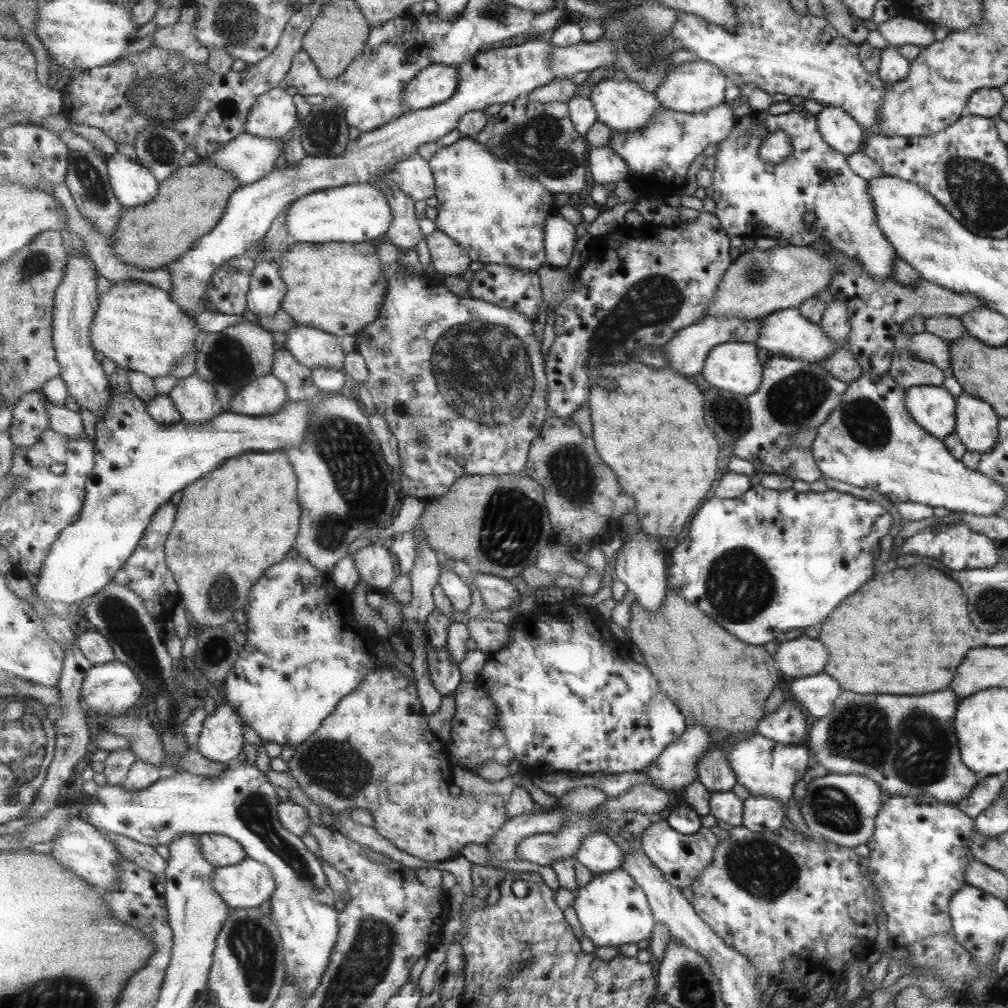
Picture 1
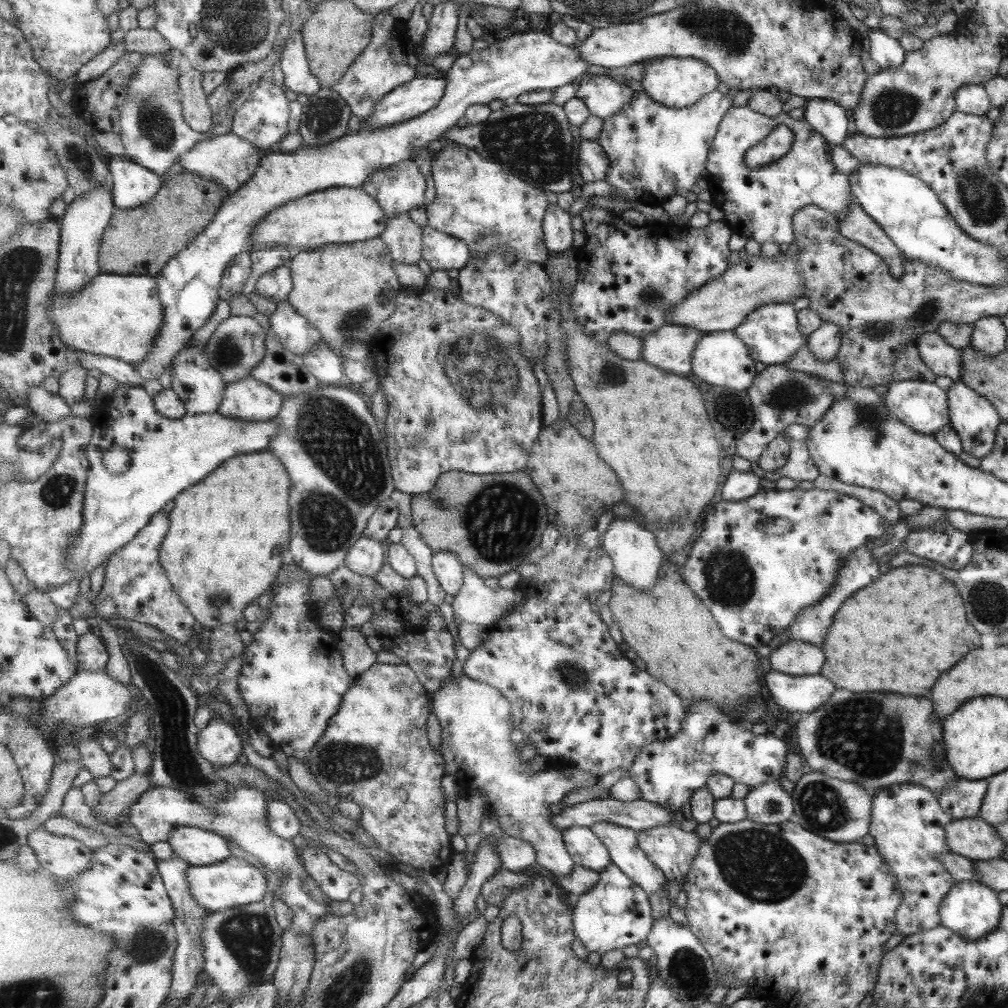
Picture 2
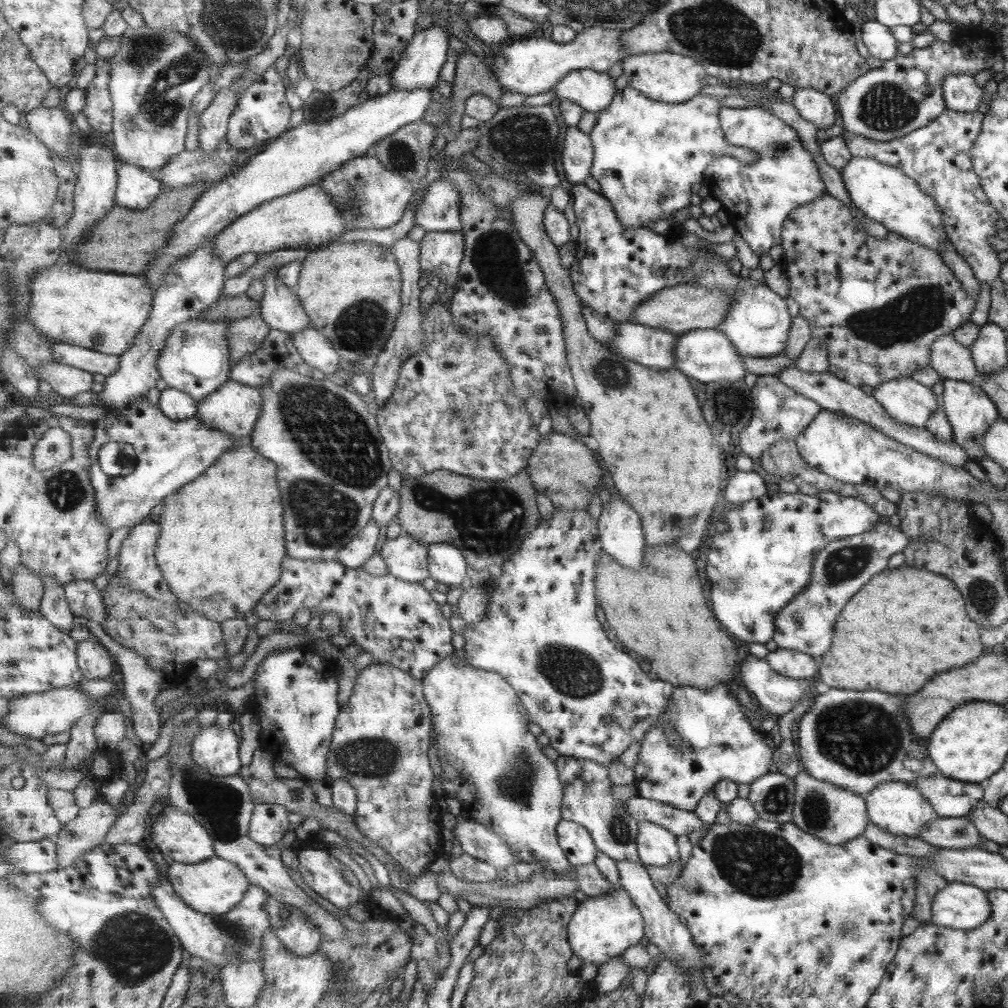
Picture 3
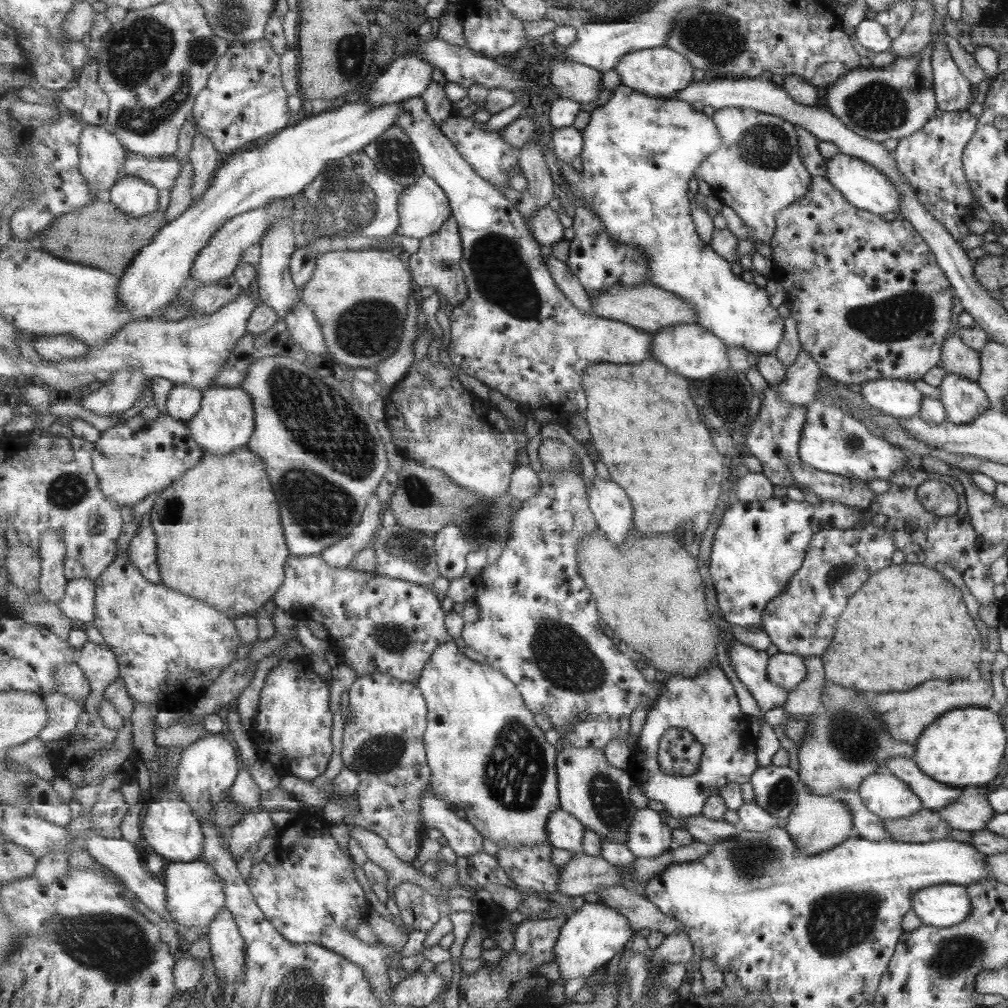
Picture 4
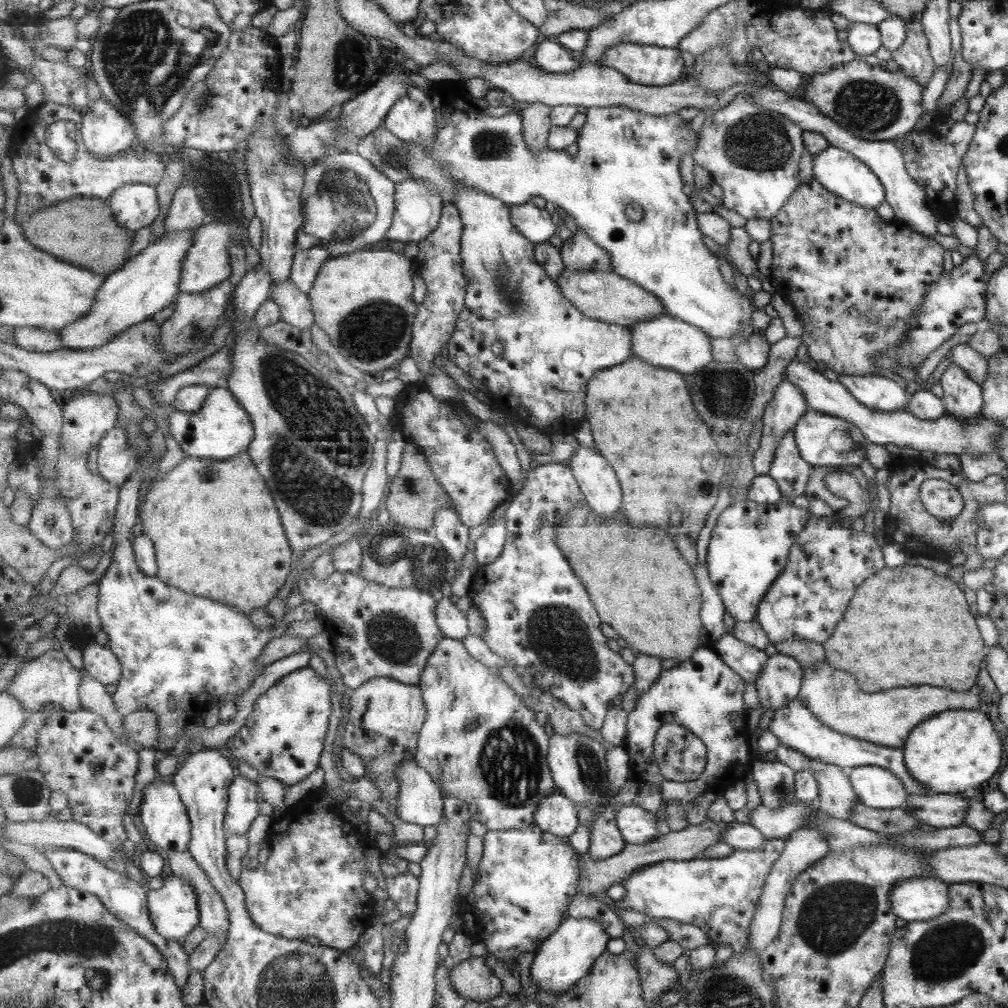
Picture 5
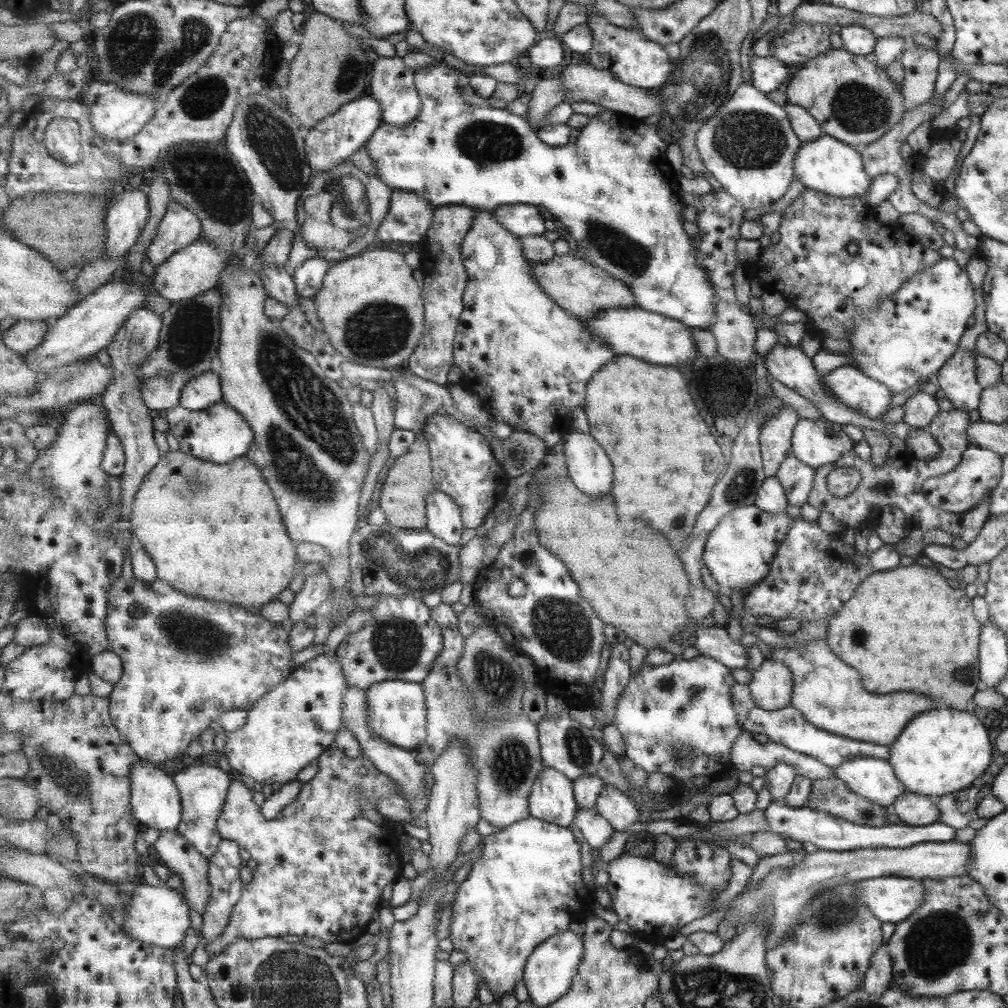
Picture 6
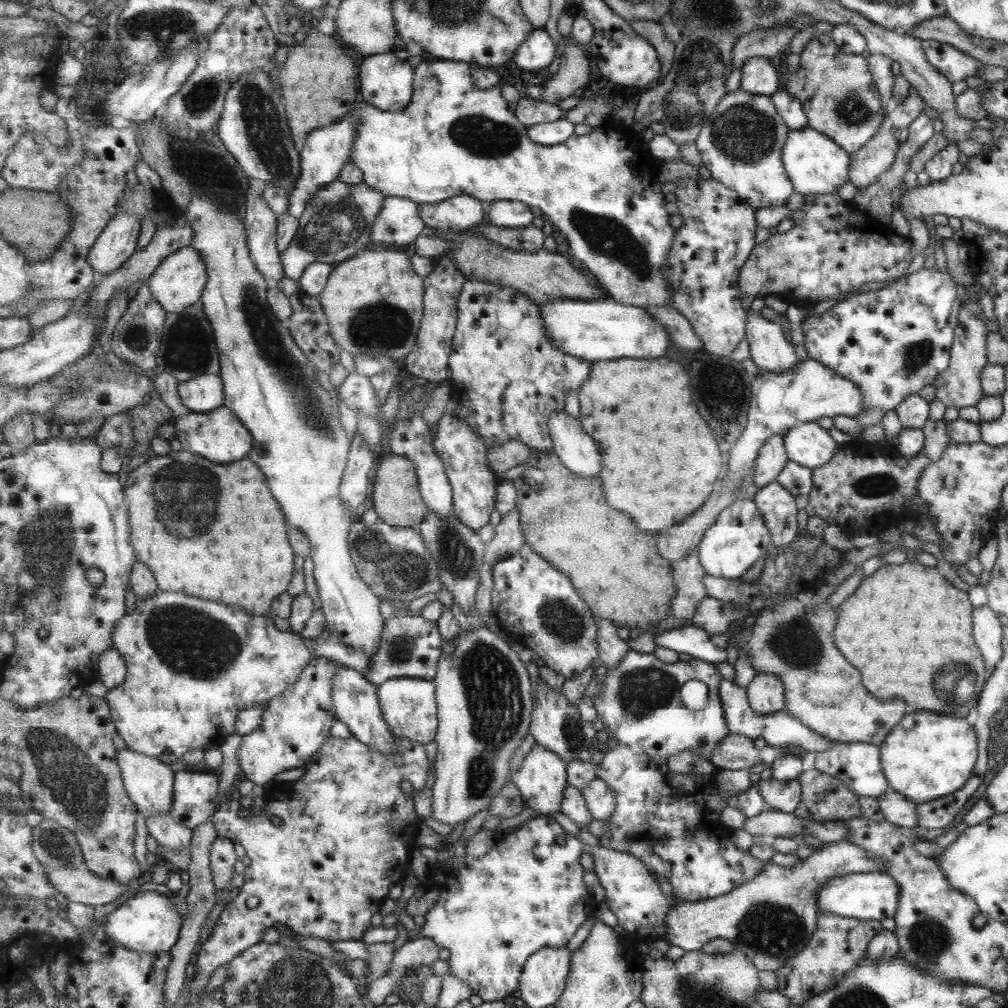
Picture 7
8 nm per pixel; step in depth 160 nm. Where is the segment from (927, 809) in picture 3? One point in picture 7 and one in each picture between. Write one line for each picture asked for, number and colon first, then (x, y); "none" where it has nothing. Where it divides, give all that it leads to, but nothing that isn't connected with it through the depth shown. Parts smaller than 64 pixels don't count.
4: (887, 797)
5: (875, 787)
6: (873, 778)
7: (857, 765)

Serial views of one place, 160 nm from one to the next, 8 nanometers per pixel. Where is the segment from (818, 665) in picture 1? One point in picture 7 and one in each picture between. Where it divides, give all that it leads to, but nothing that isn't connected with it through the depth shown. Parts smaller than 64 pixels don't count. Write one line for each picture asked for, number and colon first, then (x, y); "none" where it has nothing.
2: (796, 658)
3: (791, 664)
4: (787, 671)
5: (778, 682)
6: (771, 685)
7: (766, 693)

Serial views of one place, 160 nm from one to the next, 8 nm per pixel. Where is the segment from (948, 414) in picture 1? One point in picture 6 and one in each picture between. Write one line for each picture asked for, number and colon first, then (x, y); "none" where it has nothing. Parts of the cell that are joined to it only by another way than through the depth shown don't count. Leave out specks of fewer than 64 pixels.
2: (921, 405)
3: (903, 399)
4: (899, 399)
5: (879, 393)
6: (849, 386)

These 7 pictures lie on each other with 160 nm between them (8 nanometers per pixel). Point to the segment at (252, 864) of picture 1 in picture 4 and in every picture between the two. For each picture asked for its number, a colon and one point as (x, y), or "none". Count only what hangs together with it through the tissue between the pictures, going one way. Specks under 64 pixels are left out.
2: (236, 882)
3: (215, 886)
4: (195, 895)

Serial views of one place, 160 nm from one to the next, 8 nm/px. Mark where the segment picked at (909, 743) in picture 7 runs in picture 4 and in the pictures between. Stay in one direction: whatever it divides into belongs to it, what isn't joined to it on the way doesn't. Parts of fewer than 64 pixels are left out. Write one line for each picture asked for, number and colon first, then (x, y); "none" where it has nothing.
4: (963, 747)
5: (951, 752)
6: (942, 751)

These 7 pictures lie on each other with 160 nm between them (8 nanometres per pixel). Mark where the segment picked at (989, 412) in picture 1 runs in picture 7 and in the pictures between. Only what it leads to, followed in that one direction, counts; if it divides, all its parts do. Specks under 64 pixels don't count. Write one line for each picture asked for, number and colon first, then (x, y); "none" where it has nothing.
2: (975, 419)
3: (968, 409)
4: (962, 399)
5: (963, 398)
6: (957, 378)
7: (958, 385)

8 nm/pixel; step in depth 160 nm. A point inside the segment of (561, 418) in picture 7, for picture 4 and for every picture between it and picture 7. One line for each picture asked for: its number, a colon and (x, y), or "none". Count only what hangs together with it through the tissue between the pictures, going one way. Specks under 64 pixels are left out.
4: (614, 512)
5: (600, 486)
6: (590, 467)

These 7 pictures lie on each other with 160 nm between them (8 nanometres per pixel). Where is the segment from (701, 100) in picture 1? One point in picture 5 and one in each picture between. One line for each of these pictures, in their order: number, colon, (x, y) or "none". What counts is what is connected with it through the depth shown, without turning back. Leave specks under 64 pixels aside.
2: (678, 82)
3: (668, 77)
4: (661, 72)
5: (649, 65)

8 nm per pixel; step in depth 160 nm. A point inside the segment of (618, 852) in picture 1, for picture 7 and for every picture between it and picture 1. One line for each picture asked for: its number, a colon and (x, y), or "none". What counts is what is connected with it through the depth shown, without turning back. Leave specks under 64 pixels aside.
2: (587, 849)
3: (579, 845)
4: (566, 831)
5: (558, 814)
6: (553, 799)
7: (543, 776)

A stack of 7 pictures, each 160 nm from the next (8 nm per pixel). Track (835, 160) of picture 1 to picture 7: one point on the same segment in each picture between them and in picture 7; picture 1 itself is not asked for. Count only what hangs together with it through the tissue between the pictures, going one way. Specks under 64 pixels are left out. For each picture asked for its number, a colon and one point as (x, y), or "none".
2: (759, 203)
3: (757, 198)
4: (757, 172)
5: (752, 153)
6: (749, 146)
7: (741, 144)

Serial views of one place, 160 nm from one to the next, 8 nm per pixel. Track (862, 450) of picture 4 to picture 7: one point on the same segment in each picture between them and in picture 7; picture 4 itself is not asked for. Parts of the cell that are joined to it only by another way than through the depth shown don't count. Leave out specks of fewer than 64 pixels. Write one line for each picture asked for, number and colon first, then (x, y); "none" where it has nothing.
5: (823, 440)
6: (815, 443)
7: (807, 444)

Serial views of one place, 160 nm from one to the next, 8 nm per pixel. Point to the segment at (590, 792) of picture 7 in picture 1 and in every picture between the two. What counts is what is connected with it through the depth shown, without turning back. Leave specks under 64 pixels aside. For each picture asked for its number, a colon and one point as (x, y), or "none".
1: (681, 857)
2: (673, 850)
3: (657, 845)
4: (652, 833)
5: (638, 826)
6: (620, 810)

